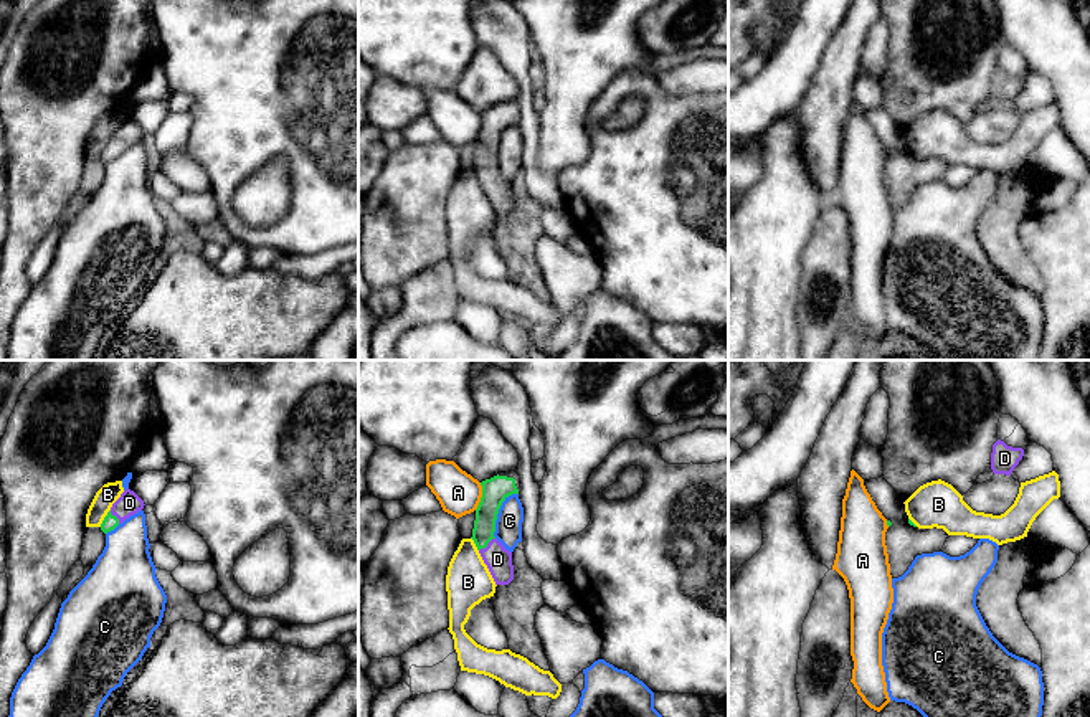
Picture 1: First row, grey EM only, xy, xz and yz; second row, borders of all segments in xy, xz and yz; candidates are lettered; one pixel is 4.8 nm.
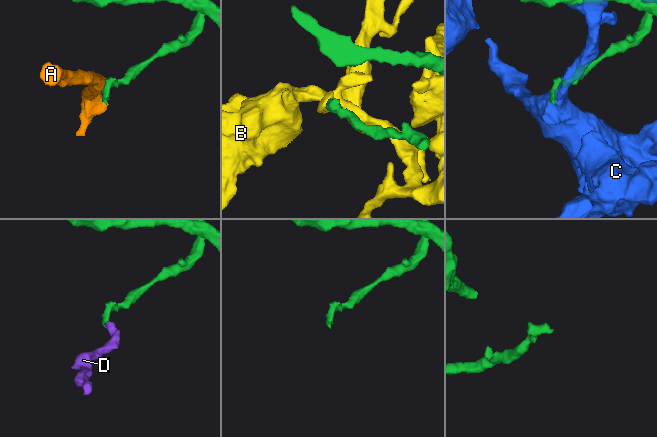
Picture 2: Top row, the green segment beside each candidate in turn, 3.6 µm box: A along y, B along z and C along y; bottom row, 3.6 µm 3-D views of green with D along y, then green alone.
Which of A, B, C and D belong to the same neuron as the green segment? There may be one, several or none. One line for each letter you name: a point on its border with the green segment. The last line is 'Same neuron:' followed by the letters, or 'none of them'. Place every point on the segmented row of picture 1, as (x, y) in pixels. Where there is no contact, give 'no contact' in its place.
D: meets green in xz at (486, 546)
Same neuron: D

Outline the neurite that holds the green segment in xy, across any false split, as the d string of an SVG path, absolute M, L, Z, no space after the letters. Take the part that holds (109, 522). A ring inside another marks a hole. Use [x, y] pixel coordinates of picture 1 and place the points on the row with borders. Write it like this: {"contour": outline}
{"contour": "M126 489L104 517L101 530L104 534L114 530L126 519L142 510L144 506L144 501L134 491Z"}

